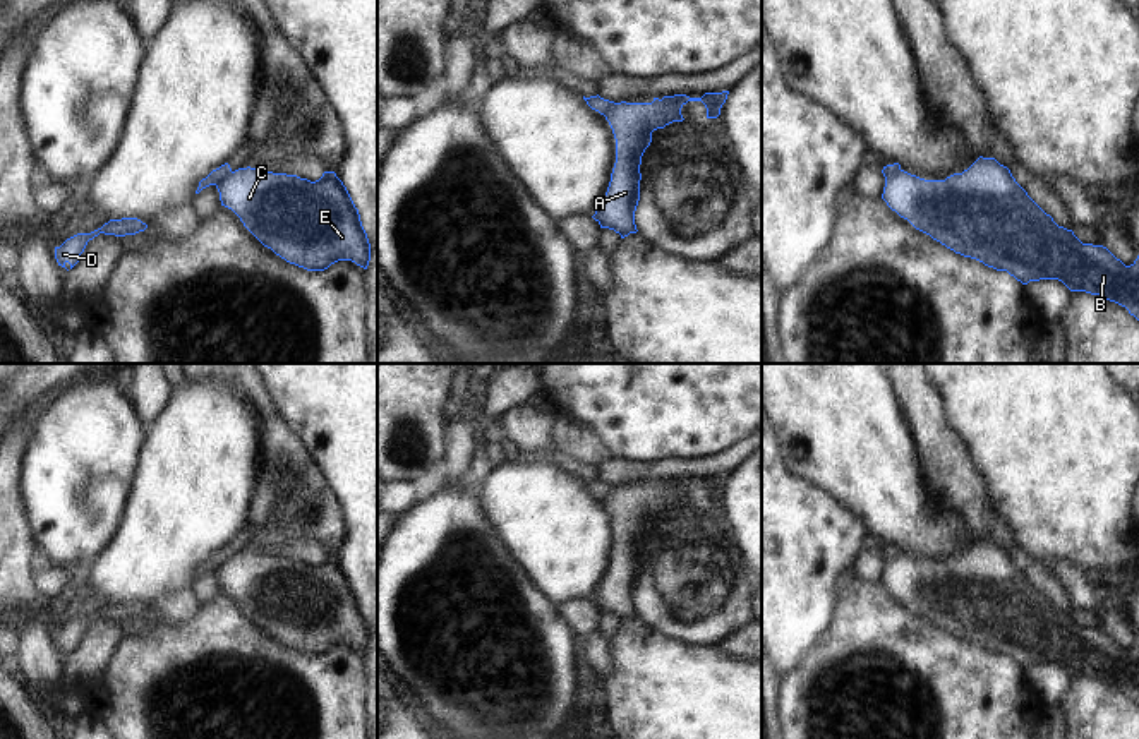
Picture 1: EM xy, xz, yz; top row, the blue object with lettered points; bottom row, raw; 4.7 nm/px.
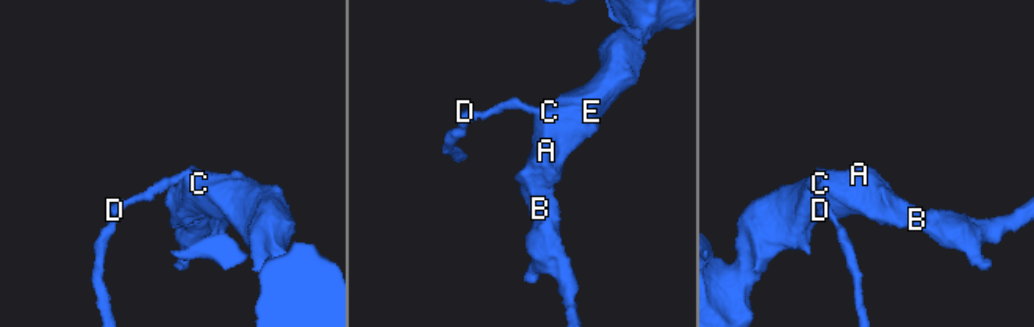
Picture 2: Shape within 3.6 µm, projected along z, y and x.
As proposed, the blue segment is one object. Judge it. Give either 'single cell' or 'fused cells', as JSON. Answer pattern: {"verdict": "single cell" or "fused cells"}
{"verdict": "fused cells"}

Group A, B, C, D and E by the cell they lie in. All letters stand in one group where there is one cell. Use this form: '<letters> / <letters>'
A B C E / D

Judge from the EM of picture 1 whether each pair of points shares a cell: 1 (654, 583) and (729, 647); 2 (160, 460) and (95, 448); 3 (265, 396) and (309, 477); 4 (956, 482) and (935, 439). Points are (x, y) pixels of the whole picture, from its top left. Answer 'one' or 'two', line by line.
1: two
2: two
3: one
4: one

